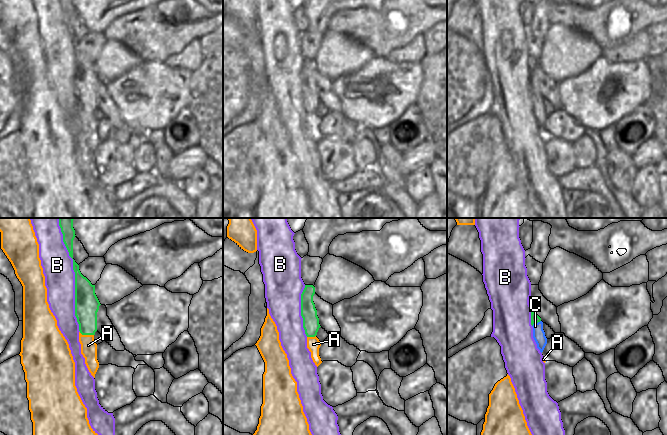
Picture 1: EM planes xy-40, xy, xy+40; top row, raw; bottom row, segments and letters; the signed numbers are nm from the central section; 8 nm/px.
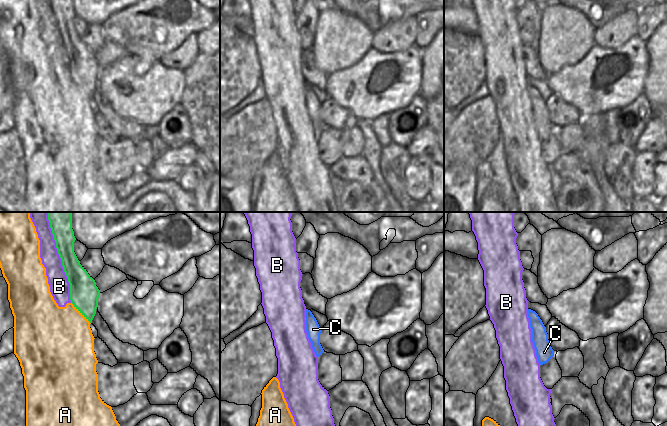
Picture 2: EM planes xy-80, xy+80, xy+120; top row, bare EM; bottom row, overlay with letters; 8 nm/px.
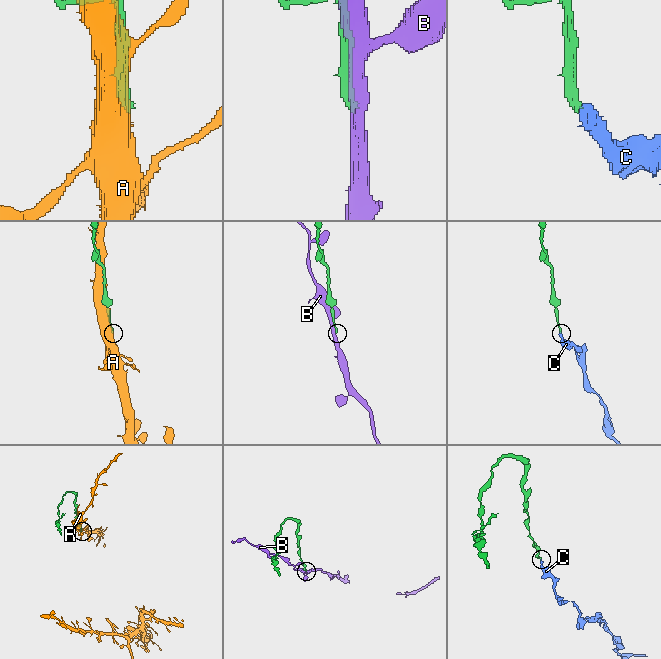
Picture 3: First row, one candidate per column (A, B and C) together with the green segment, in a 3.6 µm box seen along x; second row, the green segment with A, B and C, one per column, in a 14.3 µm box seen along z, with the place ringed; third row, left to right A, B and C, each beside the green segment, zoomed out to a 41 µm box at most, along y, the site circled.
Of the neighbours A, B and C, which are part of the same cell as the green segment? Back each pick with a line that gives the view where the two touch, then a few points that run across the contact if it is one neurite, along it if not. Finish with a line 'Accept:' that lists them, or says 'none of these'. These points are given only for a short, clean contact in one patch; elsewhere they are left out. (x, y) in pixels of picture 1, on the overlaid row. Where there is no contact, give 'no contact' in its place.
C: xy+40 | xy+40 (535, 318), (535, 322), (539, 336)
Accept: C

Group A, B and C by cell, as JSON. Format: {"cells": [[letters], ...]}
{"cells": [["A"], ["B"], ["C"]]}

